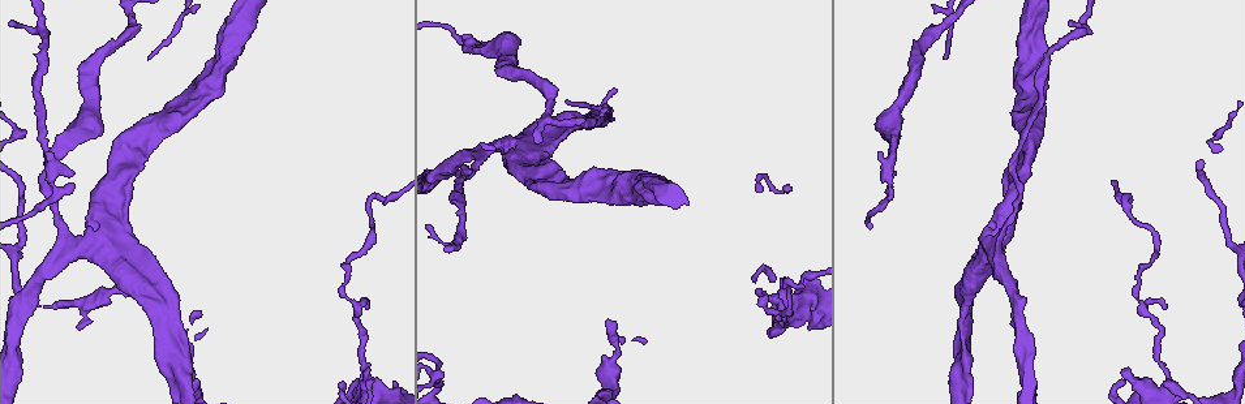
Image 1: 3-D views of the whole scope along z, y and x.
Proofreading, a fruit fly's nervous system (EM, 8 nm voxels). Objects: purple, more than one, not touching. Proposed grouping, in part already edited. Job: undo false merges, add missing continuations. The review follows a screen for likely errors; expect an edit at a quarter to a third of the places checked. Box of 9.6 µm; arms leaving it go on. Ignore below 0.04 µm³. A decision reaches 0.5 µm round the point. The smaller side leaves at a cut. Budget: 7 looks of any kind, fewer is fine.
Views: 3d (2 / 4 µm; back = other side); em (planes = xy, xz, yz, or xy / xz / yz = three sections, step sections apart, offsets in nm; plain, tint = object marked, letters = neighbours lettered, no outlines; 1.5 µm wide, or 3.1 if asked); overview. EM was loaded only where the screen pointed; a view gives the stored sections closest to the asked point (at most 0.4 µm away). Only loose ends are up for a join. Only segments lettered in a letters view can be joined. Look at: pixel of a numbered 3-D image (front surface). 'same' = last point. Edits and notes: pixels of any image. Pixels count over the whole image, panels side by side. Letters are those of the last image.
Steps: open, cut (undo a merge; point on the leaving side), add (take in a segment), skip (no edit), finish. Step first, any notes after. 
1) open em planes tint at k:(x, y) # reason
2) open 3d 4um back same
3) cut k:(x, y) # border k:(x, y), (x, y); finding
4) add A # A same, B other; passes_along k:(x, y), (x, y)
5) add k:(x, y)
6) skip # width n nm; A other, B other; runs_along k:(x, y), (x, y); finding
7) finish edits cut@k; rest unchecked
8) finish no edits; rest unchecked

open em planes letters at 1:(760, 294) # sharp bend

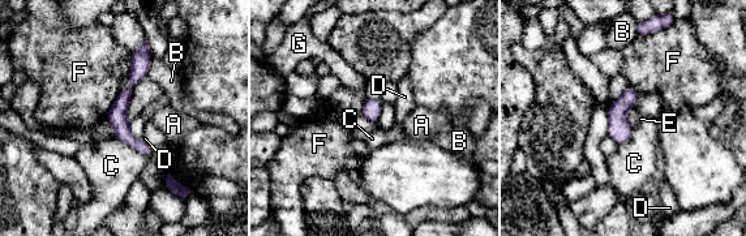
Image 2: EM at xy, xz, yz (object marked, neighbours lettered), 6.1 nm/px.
skip # width 120 nm; A other, B other, C other, D other, E other, F other, G other; runs_along 2:(145, 47), (120, 125), (148, 151); continuous, no second neuron

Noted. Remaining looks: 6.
open em planes letters at 1:(371, 202) # abrupt turn

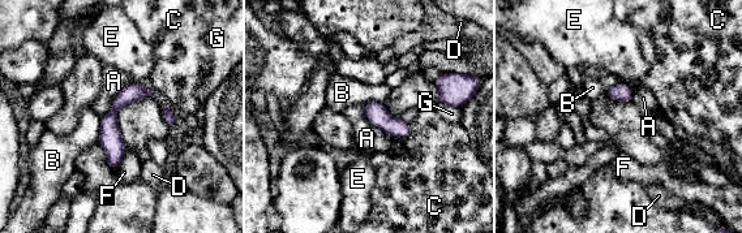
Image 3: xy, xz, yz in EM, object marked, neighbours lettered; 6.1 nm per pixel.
skip # longest_contact A 280 nm; A other, B other, C other, D other, E other, F other, G other; runs_along 3:(136, 85), (111, 115), (114, 164); continuous, no second neuron

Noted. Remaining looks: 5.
open 3d 4um at 1:(1008, 212) # arms part here

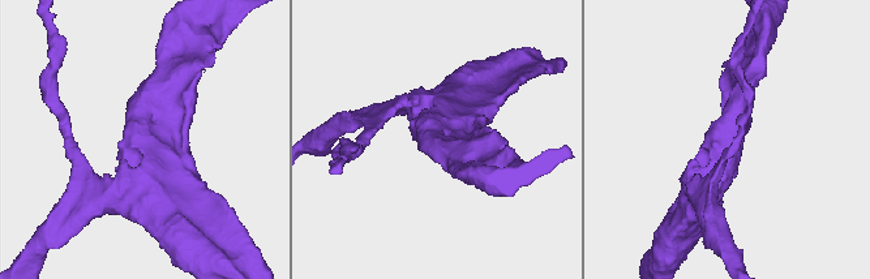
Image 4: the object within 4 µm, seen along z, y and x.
open em planes letters at 4:(139, 137)

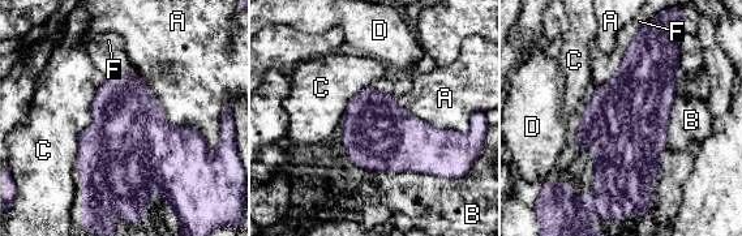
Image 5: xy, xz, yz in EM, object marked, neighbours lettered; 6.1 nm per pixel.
skip # A other, B other, C other, D other, F other; border 5:(97, 88), (73, 171); continuous, no second neuron

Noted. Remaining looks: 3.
finish no edits; rest unchecked

